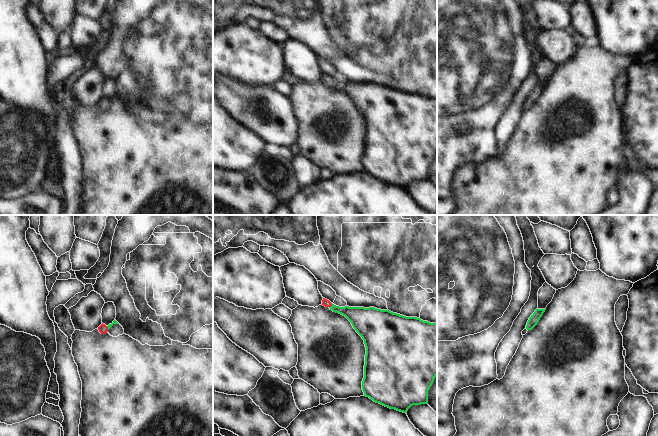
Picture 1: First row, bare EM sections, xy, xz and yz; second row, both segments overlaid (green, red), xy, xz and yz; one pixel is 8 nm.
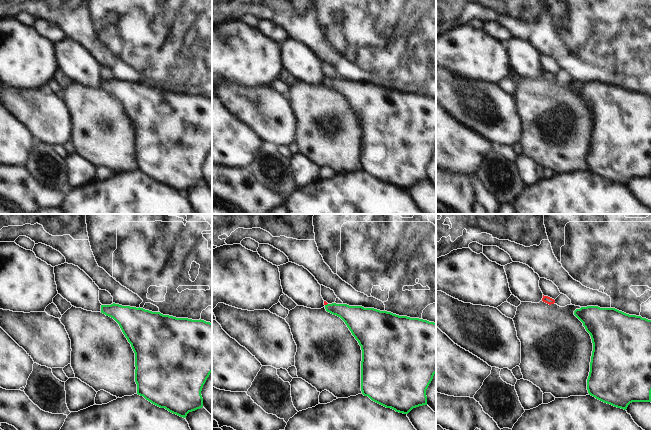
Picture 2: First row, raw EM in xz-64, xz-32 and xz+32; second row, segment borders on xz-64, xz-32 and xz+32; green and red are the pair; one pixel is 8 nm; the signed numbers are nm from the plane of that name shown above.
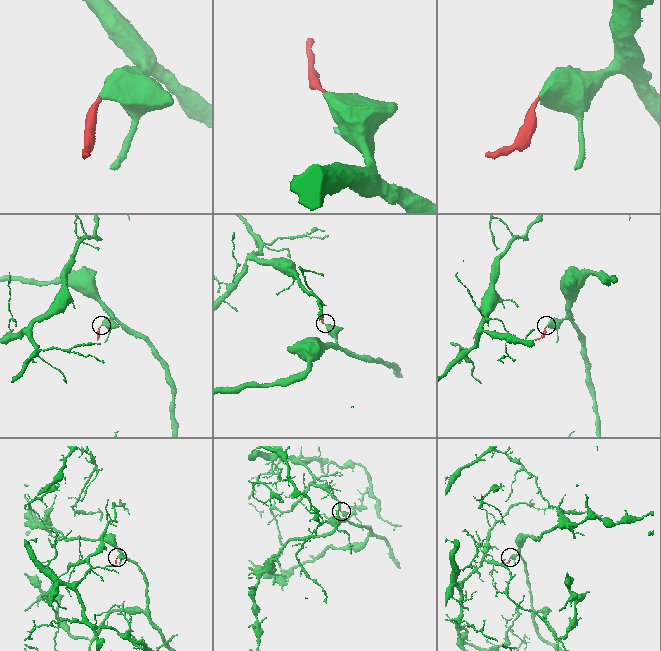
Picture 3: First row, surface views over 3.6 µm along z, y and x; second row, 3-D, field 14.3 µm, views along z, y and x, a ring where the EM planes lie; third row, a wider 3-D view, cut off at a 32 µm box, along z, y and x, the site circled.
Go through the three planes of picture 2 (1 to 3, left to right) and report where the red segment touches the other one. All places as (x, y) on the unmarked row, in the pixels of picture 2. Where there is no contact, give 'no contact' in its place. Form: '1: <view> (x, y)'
1: no contact
2: xz-32 (327, 80)
3: no contact

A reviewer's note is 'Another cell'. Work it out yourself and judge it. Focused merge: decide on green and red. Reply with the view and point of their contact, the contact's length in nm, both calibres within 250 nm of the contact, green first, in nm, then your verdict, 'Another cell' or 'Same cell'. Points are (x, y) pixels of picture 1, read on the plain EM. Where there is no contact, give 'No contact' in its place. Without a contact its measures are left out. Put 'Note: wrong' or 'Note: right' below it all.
Touches green at xz (331, 82). Shared border 40 nm. Thickness 170 nm (green) against 60 nm. Same cell.
Note: wrong

